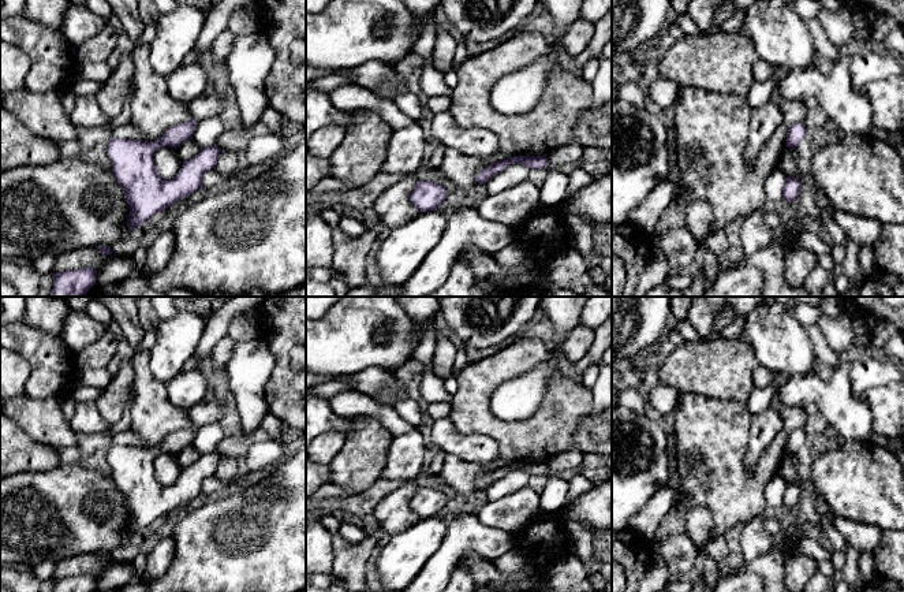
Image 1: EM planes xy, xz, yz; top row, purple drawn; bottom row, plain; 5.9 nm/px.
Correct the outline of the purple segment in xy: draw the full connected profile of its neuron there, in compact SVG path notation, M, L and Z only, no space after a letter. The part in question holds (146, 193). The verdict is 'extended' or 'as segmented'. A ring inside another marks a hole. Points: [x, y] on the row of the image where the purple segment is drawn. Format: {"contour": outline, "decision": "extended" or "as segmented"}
{"contour": "M198 120L169 127L157 141L117 139L111 137L107 153L112 161L112 175L124 191L130 208L127 227L137 228L160 211L167 211L183 197L201 189L202 176L216 170L221 149L216 145L202 148L198 154L183 163L173 179L161 178L154 161L154 153L164 148L178 148L193 138Z", "decision": "as segmented"}

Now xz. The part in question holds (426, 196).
{"contour": "M418 180L410 200L421 212L434 211L445 202L448 191L445 186L430 180Z", "decision": "as segmented"}

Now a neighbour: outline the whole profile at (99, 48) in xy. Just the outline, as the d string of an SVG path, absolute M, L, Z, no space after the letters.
M107 23L107 26L97 36L75 48L76 62L107 62L115 46L116 31Z

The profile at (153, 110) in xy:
M150 44L134 46L134 89L130 97L131 123L143 134L143 142L157 141L169 127L193 119L187 104L168 92L167 78L150 66Z

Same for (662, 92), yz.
M662 77L657 78L649 86L649 97L662 109L675 107L680 86Z

